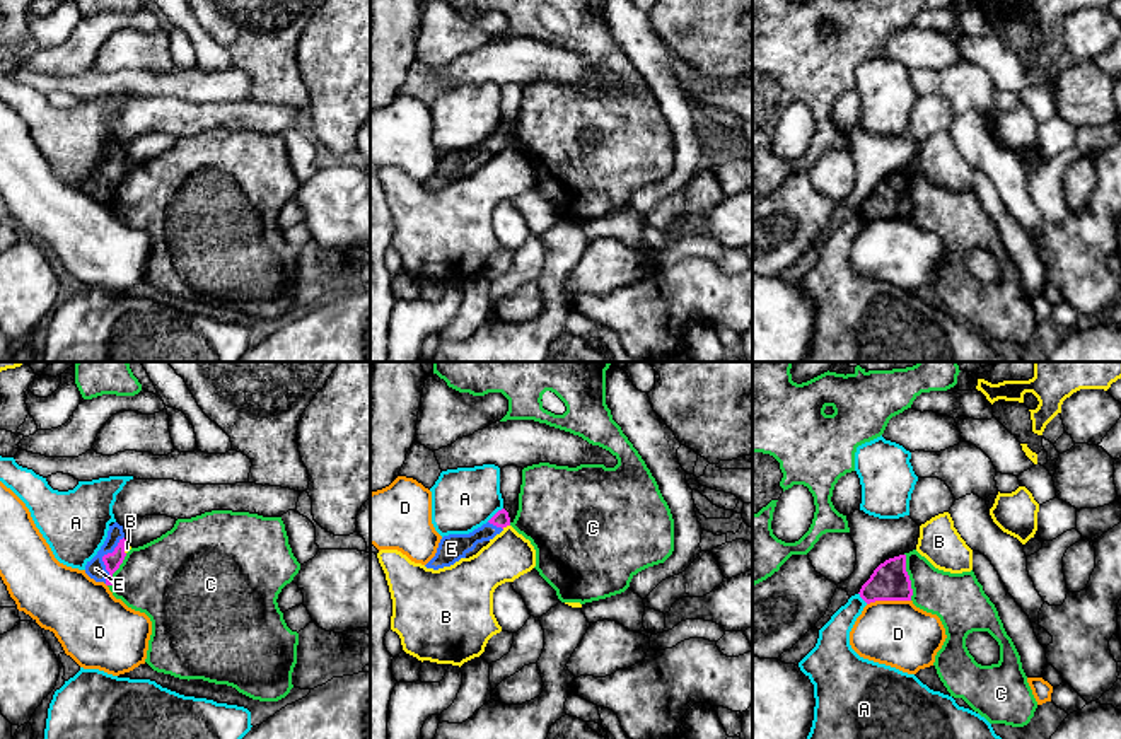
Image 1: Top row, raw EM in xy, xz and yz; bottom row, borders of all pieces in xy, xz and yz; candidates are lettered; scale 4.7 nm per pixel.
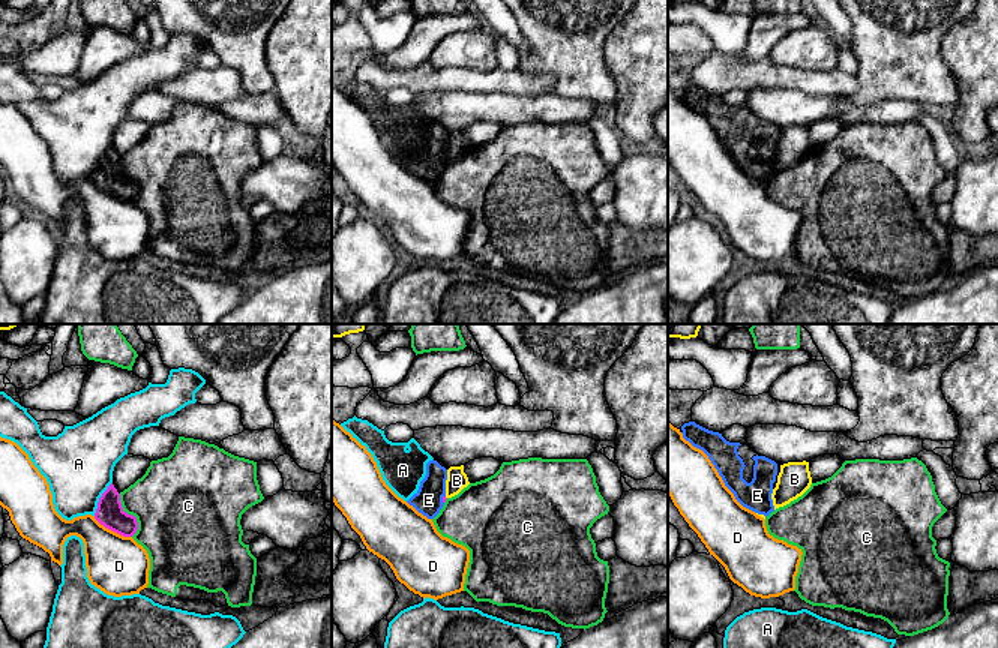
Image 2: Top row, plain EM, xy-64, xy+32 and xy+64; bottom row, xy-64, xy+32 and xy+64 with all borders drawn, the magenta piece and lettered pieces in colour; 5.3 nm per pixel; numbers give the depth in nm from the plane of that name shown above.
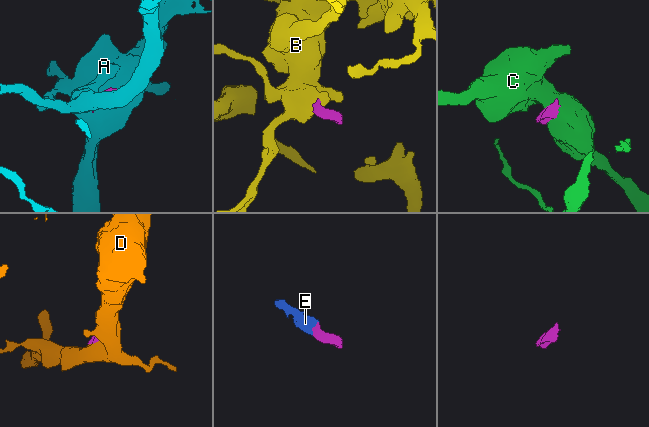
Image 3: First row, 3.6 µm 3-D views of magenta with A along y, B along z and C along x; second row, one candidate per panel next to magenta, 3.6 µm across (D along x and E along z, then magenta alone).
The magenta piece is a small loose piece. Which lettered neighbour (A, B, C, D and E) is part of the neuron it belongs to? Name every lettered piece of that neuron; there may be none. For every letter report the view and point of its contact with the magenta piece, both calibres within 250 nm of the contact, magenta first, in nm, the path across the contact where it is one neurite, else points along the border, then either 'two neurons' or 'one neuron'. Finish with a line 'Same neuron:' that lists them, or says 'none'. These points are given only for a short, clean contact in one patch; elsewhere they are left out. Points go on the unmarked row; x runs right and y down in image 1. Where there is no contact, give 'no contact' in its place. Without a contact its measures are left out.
A: contact xz (495, 132); calibres 80 and 300 nm; border xz (502, 125), (487, 139); two neurons
B: contact xz (505, 144); calibres 80 and 220 nm; border xz (509, 142), (502, 145); two neurons
C: contact yz (908, 195); calibres 180 and 240 nm; two neurons
D: contact yz (888, 217); calibres 180 and 320 nm; two neurons
E: contact xy (103, 176); calibres 80 and 90 nm; way xy (111, 178), (103, 176), (96, 186); one neuron
Same neuron: E

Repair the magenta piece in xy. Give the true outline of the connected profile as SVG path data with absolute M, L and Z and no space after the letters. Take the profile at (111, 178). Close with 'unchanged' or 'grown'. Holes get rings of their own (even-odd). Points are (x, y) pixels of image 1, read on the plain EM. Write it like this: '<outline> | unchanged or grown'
M114 140L113 143L109 143L107 155L97 172L90 179L87 179L85 191L96 200L113 203L113 191L119 186L126 174L125 164L126 157L123 143Z | grown

